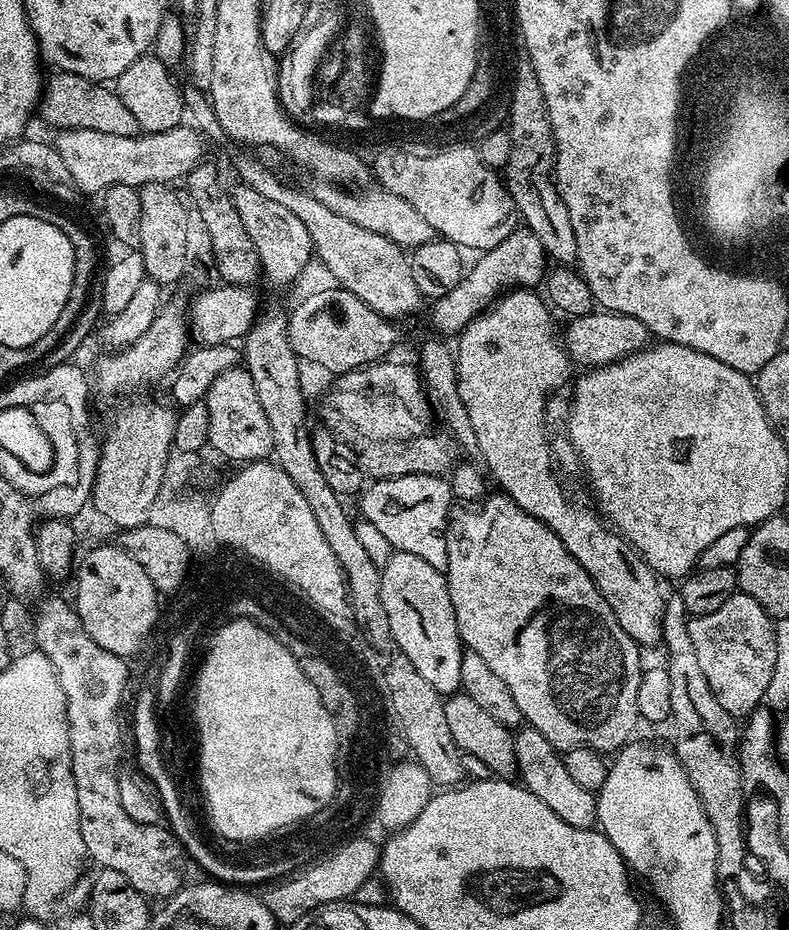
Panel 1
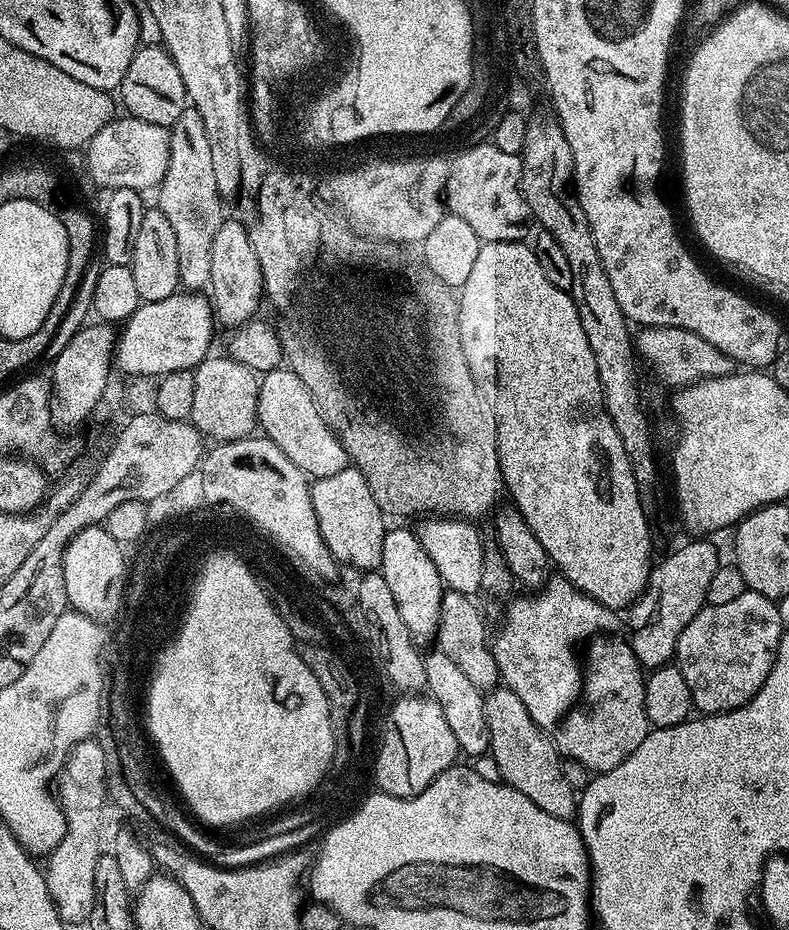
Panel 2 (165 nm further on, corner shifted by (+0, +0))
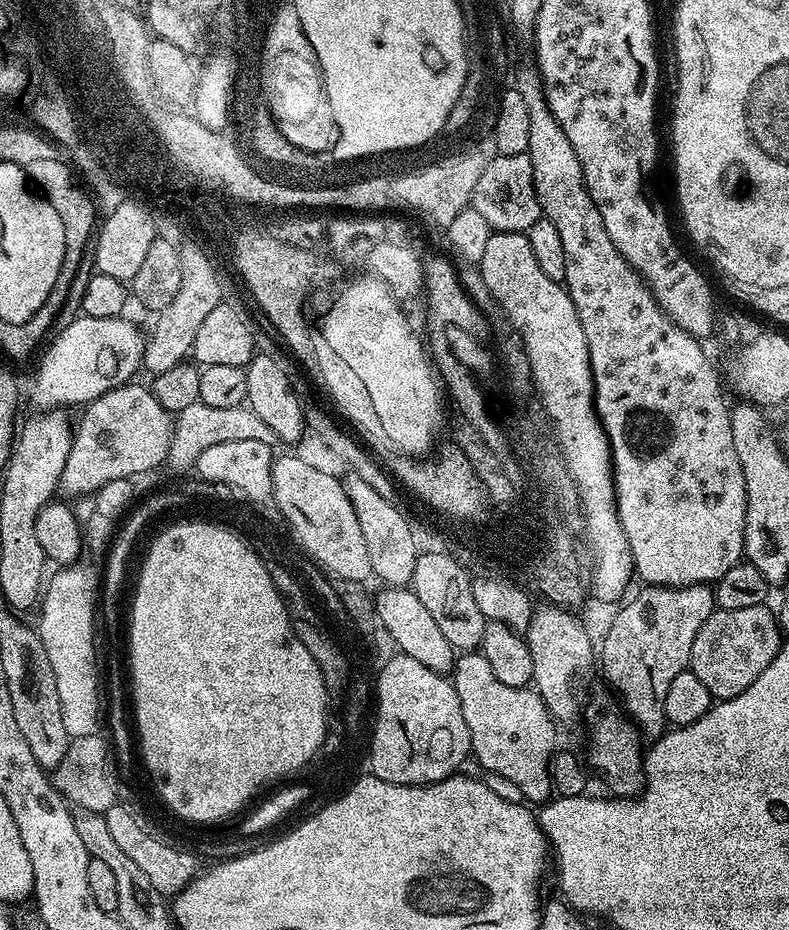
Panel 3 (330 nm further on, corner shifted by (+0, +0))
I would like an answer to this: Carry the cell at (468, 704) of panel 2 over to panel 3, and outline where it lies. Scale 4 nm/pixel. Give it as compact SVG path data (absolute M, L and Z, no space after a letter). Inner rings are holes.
M384 586L374 596L374 616L380 619L379 627L388 632L396 643L397 649L410 658L418 658L422 666L430 666L430 670L441 674L451 673L458 655L455 648L446 642L442 630L438 630L438 622L422 606L418 594L408 586Z

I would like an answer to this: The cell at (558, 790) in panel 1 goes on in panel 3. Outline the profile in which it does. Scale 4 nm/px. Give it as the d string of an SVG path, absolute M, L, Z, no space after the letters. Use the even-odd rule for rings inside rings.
M480 650L457 655L450 679L462 702L462 718L466 718L466 726L470 730L471 755L474 760L476 756L477 762L484 767L485 773L493 772L502 774L502 778L510 778L510 782L518 786L521 797L525 801L533 800L528 802L536 806L543 805L553 795L550 762L552 753L558 748L556 744L558 725L548 713L548 707L544 705L542 698L531 687L515 688L500 682L490 662Z

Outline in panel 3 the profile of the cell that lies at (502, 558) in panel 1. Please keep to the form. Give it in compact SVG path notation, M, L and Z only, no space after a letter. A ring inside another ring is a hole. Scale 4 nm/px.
M608 696L594 701L589 708L587 705L583 709L583 719L585 721L588 719L588 728L592 731L592 741L588 744L586 760L593 769L596 767L604 775L604 780L608 783L609 788L607 791L613 797L635 798L644 791L646 779L642 747L640 748L642 736L631 719L614 703L613 697Z

